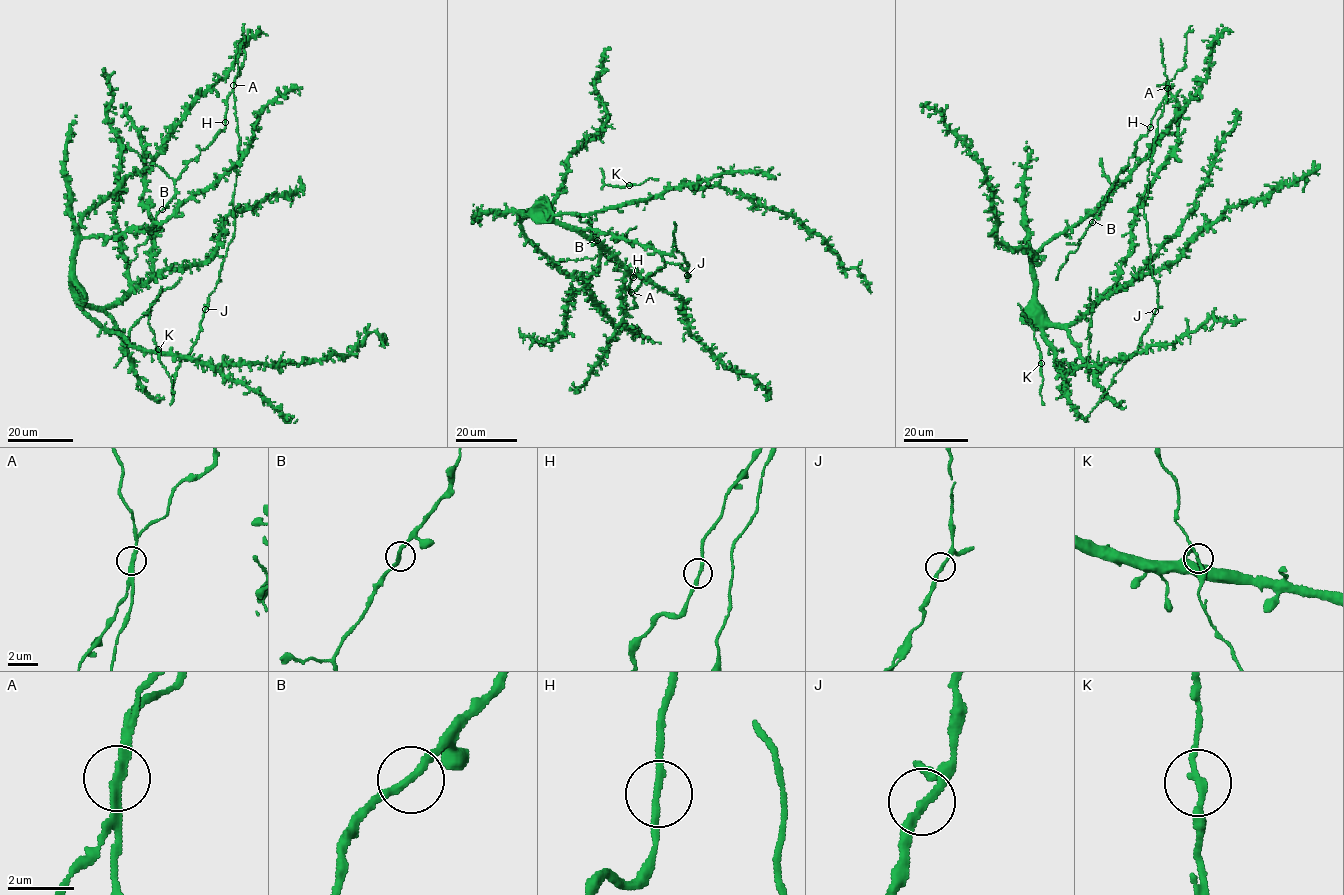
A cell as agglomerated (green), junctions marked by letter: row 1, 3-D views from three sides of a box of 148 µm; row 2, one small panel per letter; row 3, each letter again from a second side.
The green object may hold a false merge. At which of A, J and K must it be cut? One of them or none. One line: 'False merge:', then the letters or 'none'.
False merge: A

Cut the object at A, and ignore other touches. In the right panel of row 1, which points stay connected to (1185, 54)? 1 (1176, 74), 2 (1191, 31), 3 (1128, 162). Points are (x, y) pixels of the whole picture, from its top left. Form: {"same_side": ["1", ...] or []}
{"same_side": ["1", "2", "3"]}

